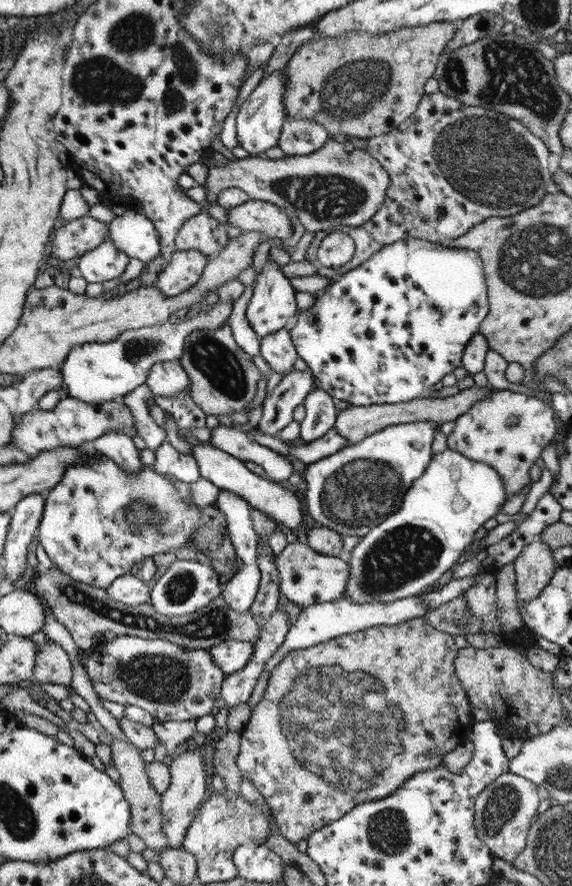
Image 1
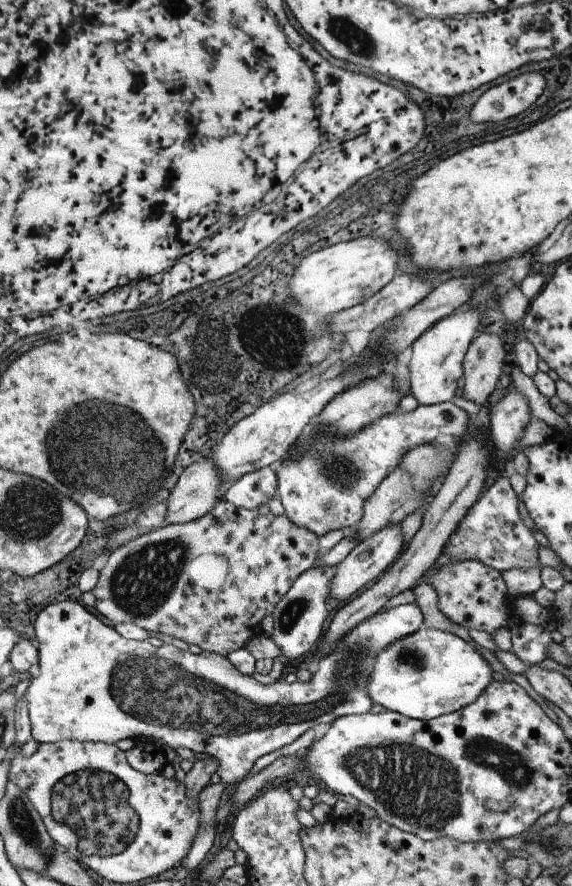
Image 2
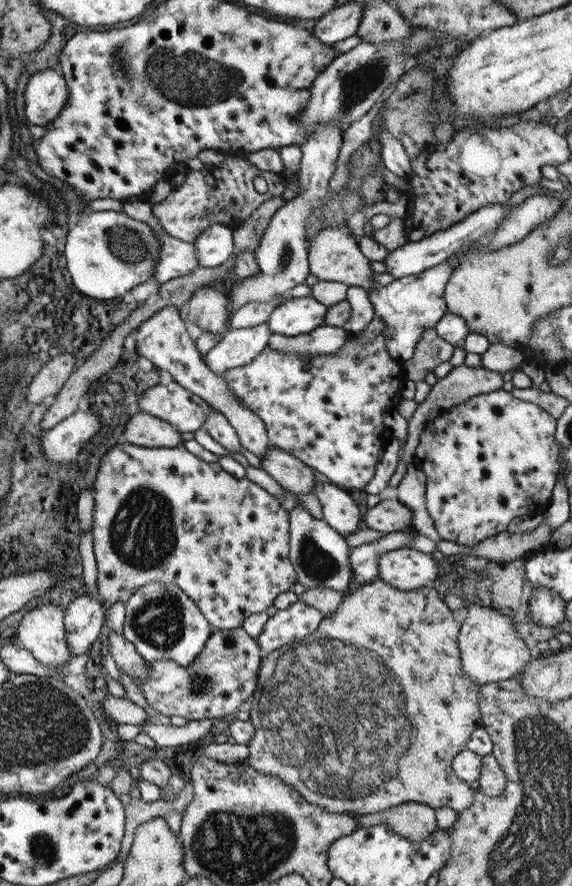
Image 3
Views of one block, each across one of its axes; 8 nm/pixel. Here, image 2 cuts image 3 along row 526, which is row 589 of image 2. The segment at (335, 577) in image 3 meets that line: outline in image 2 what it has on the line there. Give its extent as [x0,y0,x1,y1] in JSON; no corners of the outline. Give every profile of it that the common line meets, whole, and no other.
[269,566,337,660]

